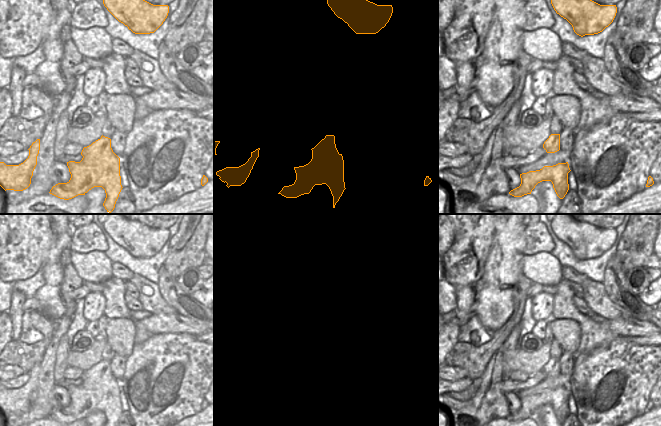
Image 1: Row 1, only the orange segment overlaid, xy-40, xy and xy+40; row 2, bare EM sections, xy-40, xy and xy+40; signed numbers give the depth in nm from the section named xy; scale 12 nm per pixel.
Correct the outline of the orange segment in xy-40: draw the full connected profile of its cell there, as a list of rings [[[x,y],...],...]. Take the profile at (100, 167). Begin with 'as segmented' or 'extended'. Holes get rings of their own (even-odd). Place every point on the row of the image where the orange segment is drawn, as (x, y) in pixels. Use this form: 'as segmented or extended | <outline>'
as segmented | [[[101,136],[91,145],[84,147],[80,162],[69,161],[67,166],[71,178],[67,183],[58,183],[50,194],[64,200],[85,195],[94,187],[102,187],[106,198],[103,206],[111,213],[122,190],[120,158],[111,148],[111,139]]]

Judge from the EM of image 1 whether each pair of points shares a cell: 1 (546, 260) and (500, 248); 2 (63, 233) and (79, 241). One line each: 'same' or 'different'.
1: different
2: different

